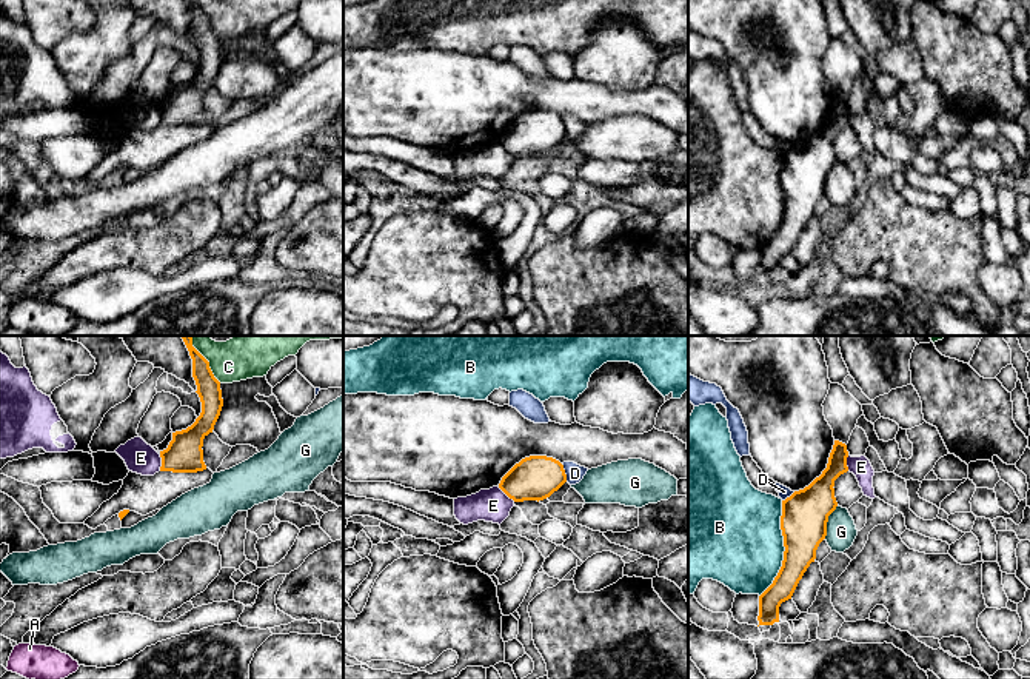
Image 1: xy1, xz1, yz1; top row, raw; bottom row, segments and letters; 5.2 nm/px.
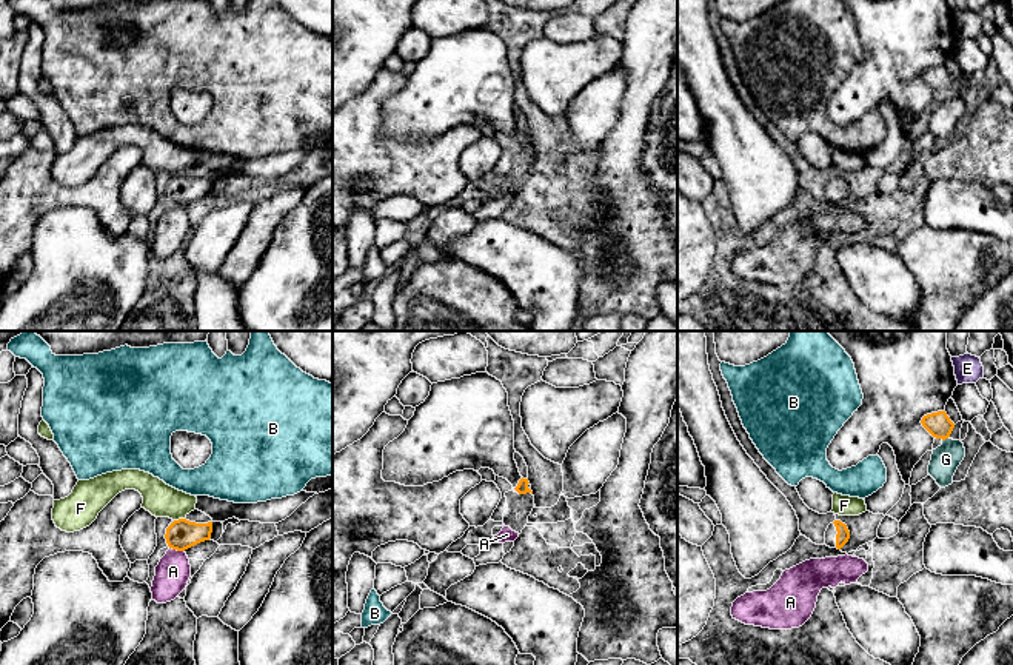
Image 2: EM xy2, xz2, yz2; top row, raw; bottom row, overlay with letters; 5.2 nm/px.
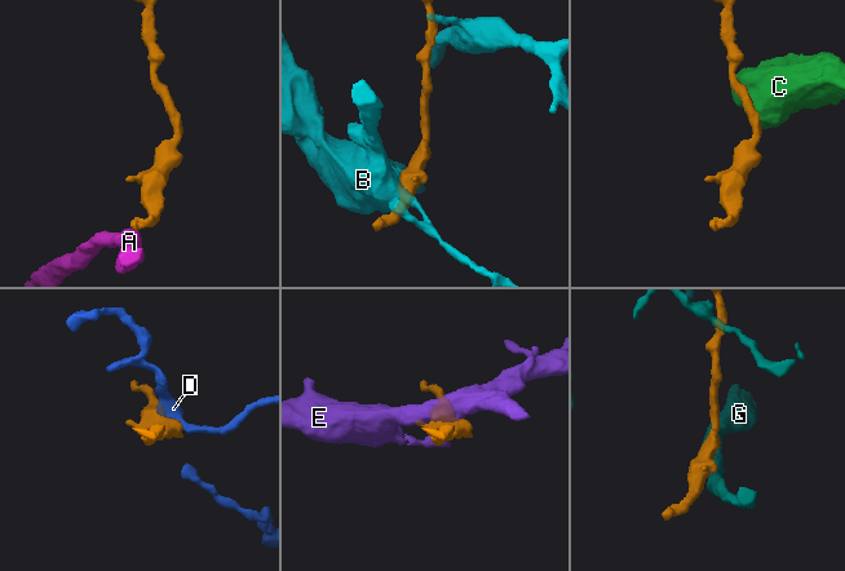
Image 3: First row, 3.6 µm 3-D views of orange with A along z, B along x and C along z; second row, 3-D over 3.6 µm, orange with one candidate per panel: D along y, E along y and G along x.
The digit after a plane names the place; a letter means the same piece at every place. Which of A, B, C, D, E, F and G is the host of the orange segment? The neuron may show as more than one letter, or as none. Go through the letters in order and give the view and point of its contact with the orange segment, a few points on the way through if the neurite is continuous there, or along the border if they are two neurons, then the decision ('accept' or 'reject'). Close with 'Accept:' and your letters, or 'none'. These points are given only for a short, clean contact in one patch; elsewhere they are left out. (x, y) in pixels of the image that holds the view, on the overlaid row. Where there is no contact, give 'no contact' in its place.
A: contact xy2 (177, 550); border xy2 (170, 547), (183, 551); reject
B: contact yz1 (785, 548); border yz1 (782, 501), (781, 535), (784, 559), (773, 582), (759, 596); reject
C: contact xy1 (205, 359); border xy1 (190, 336), (191, 345), (208, 362), (211, 373), (220, 382); reject
D: contact xz1 (564, 473); reject
E: contact xy1 (162, 462); border xy1 (159, 454), (160, 470); reject
F: contact xy2 (179, 519); border xy2 (183, 517), (174, 521); reject
G: contact yz1 (827, 521); reject
Accept: none

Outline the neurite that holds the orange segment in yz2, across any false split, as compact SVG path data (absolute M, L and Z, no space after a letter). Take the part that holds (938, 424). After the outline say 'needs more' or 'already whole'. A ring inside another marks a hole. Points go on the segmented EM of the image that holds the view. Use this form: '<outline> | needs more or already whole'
M945 411L931 413L922 417L922 426L936 439L948 439L954 423L950 420Z | already whole

